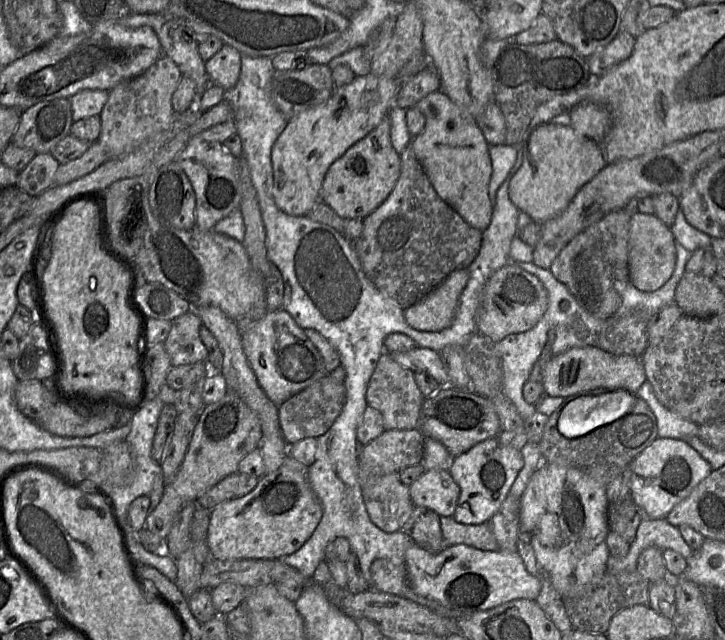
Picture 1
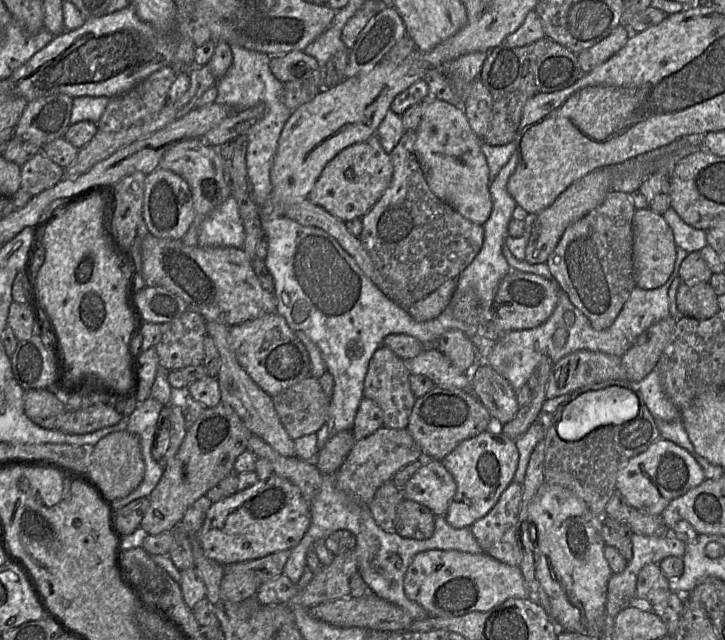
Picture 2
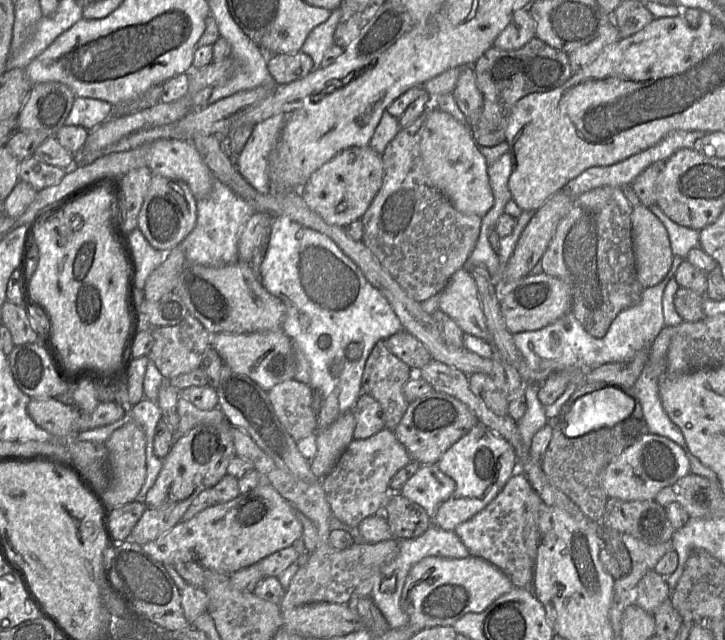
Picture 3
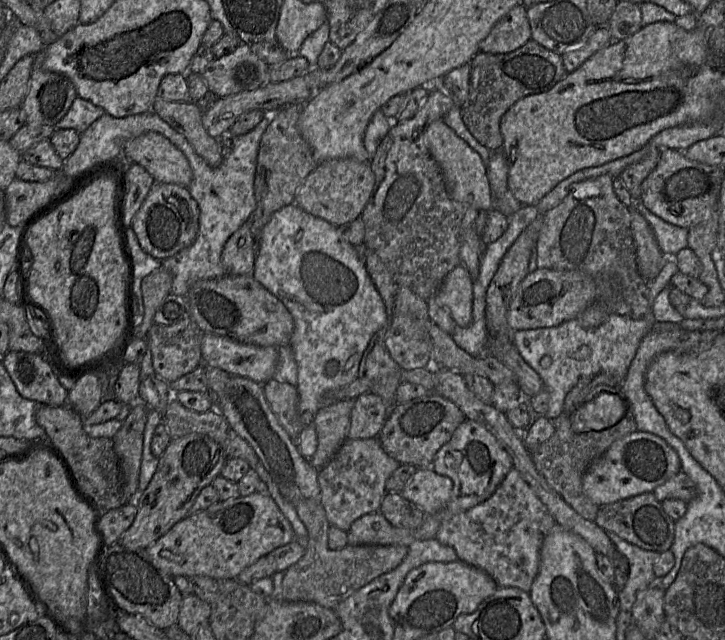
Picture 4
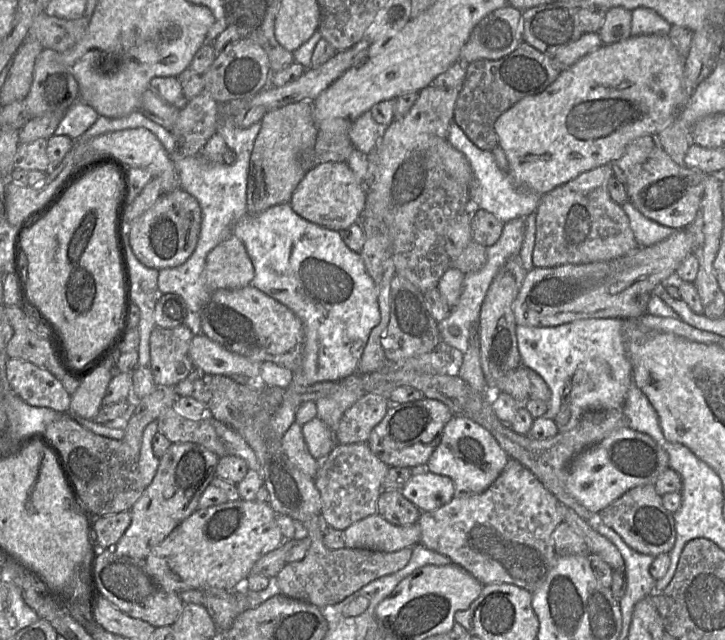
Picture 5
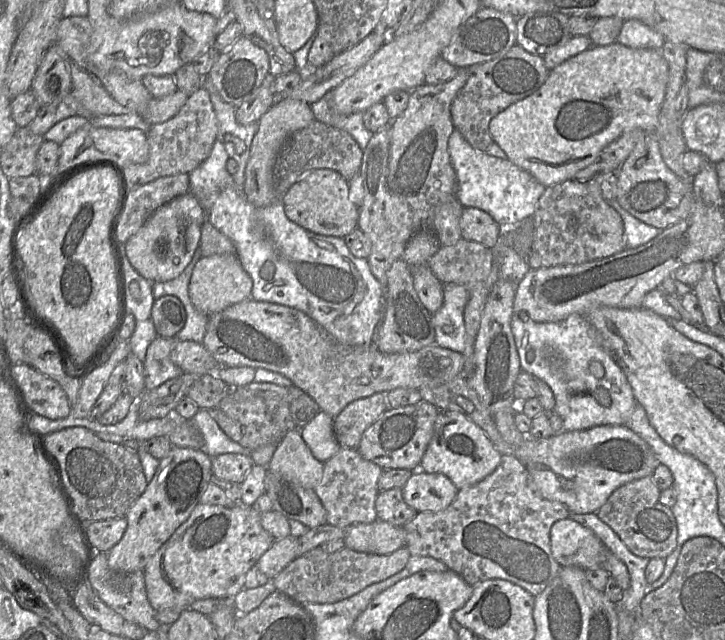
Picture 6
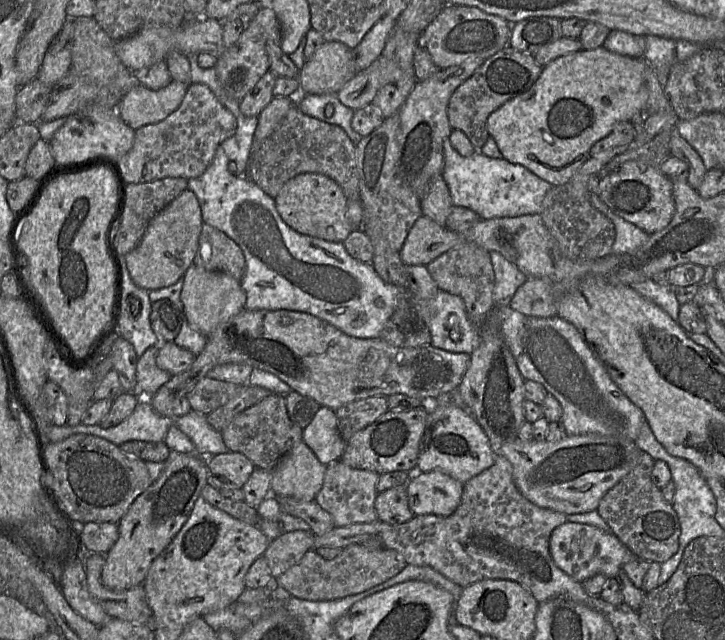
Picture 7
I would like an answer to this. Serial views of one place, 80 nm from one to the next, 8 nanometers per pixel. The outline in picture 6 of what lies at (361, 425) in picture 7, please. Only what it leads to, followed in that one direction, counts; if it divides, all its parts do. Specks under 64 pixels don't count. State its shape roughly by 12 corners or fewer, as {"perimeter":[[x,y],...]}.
{"perimeter":[[386,393],[349,403],[334,418],[341,447],[357,448],[389,408]]}

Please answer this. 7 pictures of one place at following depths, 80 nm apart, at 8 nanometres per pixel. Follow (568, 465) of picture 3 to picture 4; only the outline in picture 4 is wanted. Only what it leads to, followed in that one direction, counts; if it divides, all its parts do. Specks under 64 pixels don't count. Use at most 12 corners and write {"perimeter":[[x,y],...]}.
{"perimeter":[[630,406],[615,425],[575,432],[569,415],[530,454],[547,483],[586,520],[599,506],[588,467],[636,432]]}

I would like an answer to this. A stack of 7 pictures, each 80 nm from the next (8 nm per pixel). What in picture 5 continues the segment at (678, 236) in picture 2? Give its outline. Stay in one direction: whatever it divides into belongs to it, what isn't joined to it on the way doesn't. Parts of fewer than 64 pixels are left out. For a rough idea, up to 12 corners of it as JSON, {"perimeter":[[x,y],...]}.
{"perimeter":[[629,202],[629,218],[638,247],[656,244],[676,231],[648,219]]}

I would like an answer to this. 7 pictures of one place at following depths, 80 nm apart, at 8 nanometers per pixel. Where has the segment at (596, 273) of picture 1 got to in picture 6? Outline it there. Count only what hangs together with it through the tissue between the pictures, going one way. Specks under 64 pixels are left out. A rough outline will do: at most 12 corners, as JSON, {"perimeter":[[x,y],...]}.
{"perimeter":[[600,158],[546,187],[532,215],[531,269],[627,249],[601,193]]}

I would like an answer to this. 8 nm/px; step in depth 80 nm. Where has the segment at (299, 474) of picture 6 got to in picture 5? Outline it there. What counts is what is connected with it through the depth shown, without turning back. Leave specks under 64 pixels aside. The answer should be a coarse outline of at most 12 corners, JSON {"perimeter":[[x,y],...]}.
{"perimeter":[[292,423],[281,447],[298,470],[315,479],[320,461],[309,453],[302,426]]}

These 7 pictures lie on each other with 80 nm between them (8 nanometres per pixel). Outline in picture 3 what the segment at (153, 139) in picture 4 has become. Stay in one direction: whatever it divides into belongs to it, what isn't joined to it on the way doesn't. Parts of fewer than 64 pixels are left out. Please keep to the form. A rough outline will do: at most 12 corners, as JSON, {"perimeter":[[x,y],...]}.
{"perimeter":[[186,139],[153,141],[148,168],[196,200],[215,179]]}

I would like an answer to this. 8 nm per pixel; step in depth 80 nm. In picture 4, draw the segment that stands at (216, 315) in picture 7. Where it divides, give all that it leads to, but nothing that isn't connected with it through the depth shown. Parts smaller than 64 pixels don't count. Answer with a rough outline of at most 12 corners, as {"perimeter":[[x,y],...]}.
{"perimeter":[[245,224],[224,245],[225,275],[252,275],[256,238]]}

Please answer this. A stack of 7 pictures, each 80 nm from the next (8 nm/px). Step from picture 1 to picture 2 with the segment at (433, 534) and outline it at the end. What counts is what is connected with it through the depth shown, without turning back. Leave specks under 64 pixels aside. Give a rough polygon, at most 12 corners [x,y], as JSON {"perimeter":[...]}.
{"perimeter":[[404,499],[394,531],[425,540],[435,530],[435,515],[424,505]]}

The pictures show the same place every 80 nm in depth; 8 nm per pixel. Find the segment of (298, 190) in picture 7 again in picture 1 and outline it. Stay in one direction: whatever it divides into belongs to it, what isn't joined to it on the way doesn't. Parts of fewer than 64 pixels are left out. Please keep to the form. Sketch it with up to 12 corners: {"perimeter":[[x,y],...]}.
{"perimeter":[[387,115],[328,168],[320,201],[363,220],[401,172]]}

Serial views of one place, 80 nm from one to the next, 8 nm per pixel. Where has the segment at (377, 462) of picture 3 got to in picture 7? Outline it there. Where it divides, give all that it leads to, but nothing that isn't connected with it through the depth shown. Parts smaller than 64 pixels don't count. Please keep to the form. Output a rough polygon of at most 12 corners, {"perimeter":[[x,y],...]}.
{"perimeter":[[340,459],[314,500],[335,527],[377,520],[378,477]]}

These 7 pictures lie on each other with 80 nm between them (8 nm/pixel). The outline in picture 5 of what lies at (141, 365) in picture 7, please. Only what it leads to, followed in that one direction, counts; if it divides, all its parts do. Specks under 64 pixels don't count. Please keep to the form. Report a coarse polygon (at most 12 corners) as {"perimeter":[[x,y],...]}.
{"perimeter":[[184,324],[155,327],[150,364],[158,387],[193,370],[194,335]]}

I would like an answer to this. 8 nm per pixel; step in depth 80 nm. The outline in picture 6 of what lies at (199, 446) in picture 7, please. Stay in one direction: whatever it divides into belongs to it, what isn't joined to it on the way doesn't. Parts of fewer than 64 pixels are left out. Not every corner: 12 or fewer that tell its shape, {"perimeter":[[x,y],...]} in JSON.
{"perimeter":[[209,410],[192,421],[211,458],[227,453],[250,457],[251,451],[231,440]]}

